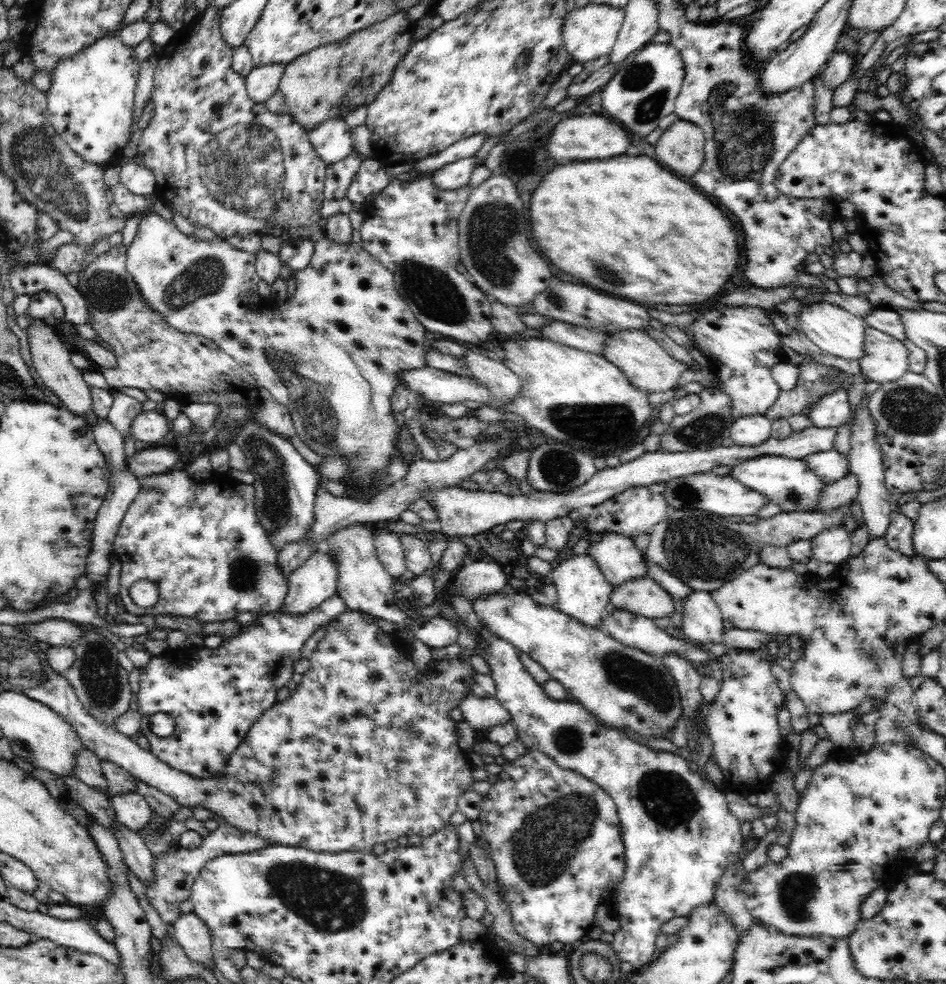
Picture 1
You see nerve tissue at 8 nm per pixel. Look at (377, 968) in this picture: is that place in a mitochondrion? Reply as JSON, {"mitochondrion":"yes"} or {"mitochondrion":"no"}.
{"mitochondrion":"no"}

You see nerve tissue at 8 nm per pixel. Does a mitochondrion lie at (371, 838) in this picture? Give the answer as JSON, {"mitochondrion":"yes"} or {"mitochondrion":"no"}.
{"mitochondrion":"no"}

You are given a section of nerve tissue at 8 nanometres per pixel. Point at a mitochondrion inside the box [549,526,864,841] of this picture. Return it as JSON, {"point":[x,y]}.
{"point":[669,802]}

